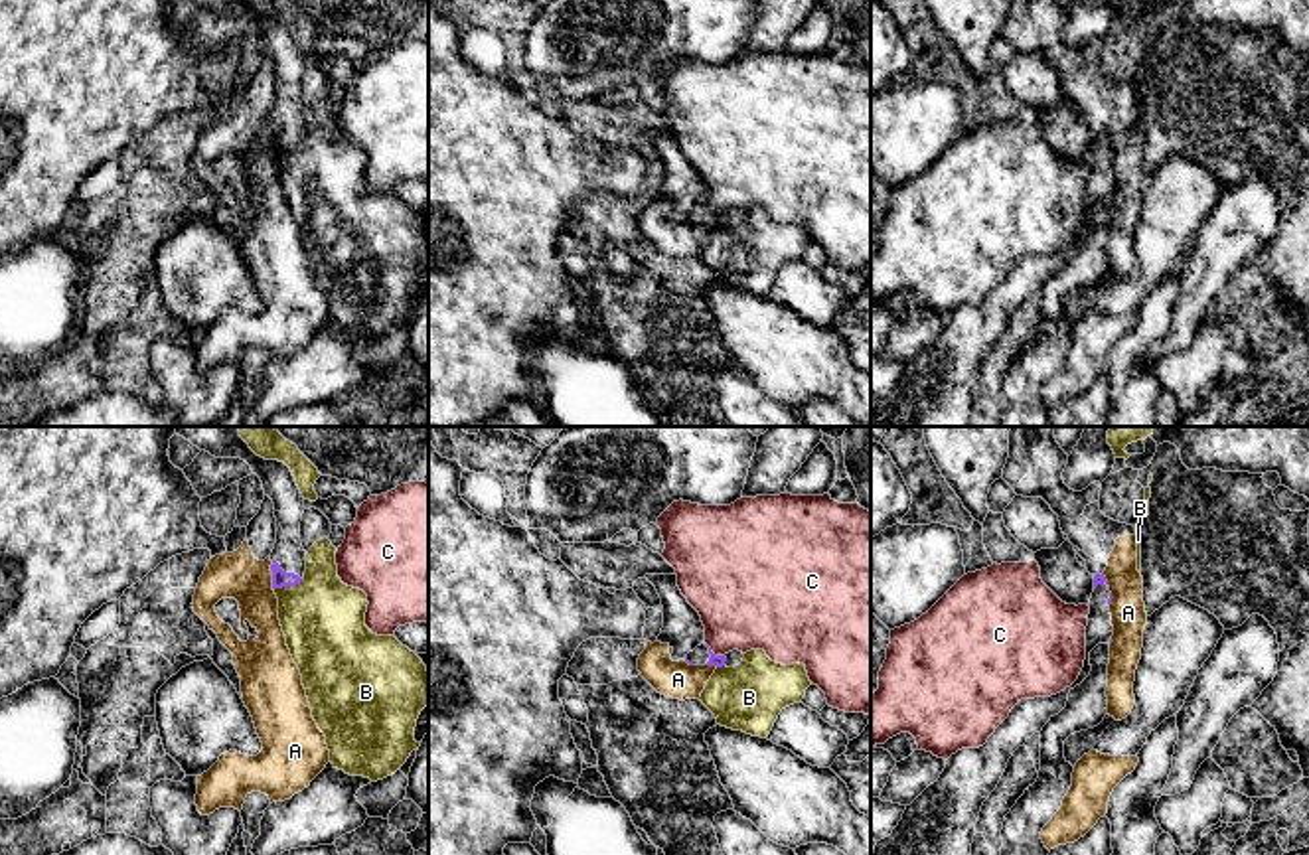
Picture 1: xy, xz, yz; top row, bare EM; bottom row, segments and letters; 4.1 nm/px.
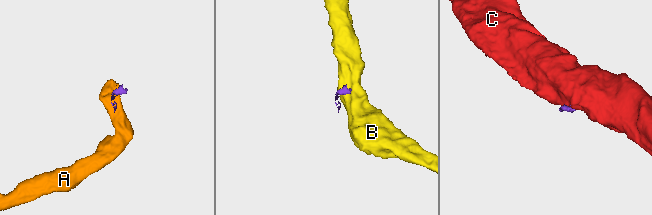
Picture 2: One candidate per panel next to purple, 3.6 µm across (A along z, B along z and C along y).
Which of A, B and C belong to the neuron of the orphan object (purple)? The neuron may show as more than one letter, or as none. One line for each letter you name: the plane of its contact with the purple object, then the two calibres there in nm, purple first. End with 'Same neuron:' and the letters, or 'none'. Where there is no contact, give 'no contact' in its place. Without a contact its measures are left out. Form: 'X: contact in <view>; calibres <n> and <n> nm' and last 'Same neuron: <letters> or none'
Same neuron: none

